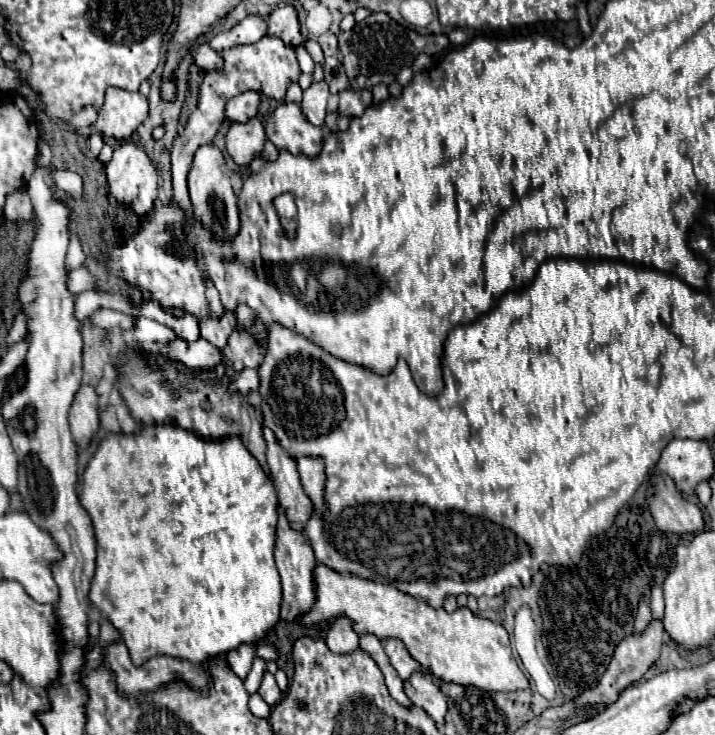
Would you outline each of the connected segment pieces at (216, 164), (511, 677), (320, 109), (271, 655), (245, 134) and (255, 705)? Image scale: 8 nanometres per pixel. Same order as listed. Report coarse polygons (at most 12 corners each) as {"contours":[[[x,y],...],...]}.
{"contours":[[[214,144],[196,152],[188,190],[214,240],[240,230],[238,198]],[[322,564],[320,626],[400,638],[444,682],[528,688],[502,624]],[[328,84],[304,90],[302,114],[314,126],[324,126]],[[256,644],[256,658],[276,660],[276,648]],[[258,118],[232,122],[226,150],[238,166],[260,156],[266,142]],[[260,694],[250,696],[250,712],[268,718],[270,706]]]}

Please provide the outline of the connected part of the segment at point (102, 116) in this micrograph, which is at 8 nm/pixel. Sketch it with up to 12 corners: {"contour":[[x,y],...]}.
{"contour":[[108,88],[96,128],[130,140],[148,116],[140,92]]}

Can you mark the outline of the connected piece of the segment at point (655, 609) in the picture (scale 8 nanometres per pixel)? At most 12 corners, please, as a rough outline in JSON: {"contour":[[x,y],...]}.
{"contour":[[652,586],[650,610],[654,620],[664,618],[664,596]]}

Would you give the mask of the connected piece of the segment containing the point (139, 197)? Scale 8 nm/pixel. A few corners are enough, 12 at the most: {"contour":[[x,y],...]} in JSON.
{"contour":[[134,142],[114,150],[108,190],[138,216],[152,212],[158,172]]}

